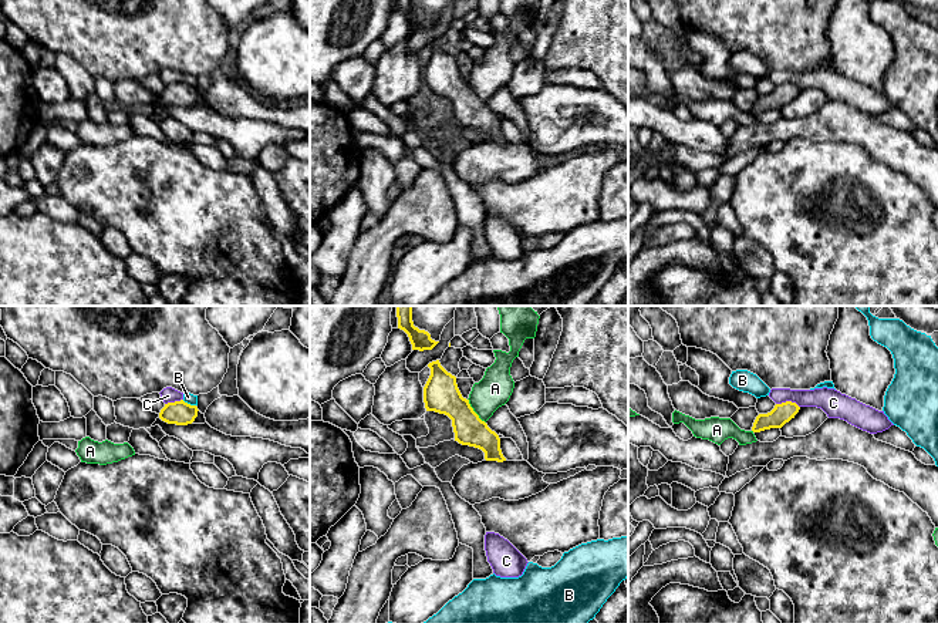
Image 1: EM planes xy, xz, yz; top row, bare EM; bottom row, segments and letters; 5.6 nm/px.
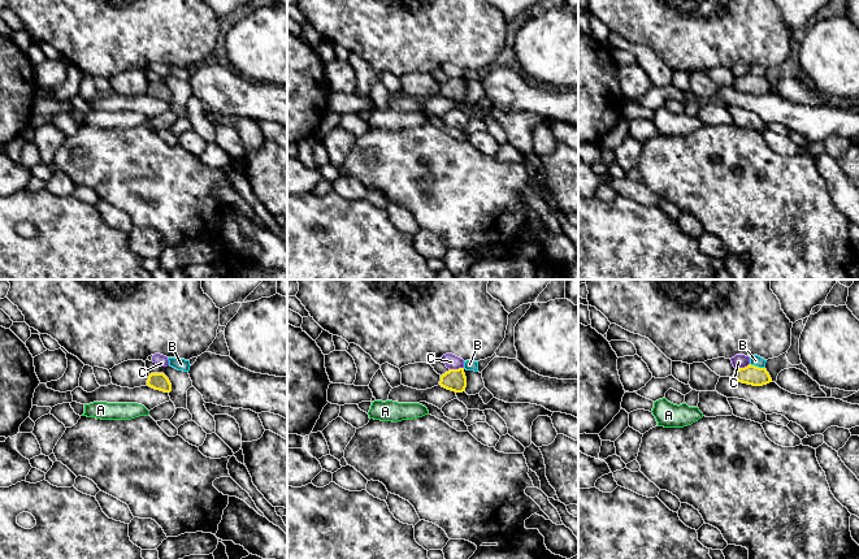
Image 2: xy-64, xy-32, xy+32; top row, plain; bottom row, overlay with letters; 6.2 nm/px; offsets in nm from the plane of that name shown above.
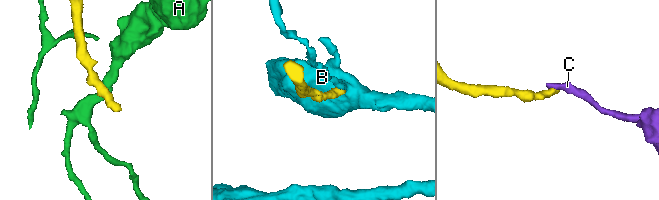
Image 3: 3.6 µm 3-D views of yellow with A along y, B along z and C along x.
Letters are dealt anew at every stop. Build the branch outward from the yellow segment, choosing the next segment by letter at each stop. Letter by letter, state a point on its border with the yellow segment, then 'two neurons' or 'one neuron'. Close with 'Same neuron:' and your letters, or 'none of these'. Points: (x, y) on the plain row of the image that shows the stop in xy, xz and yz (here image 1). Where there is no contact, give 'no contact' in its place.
A: contact xz (473, 93); two neurons
B: contact xy (189, 86); two neurons
C: contact yz (788, 83); two neurons
Same neuron: none of these

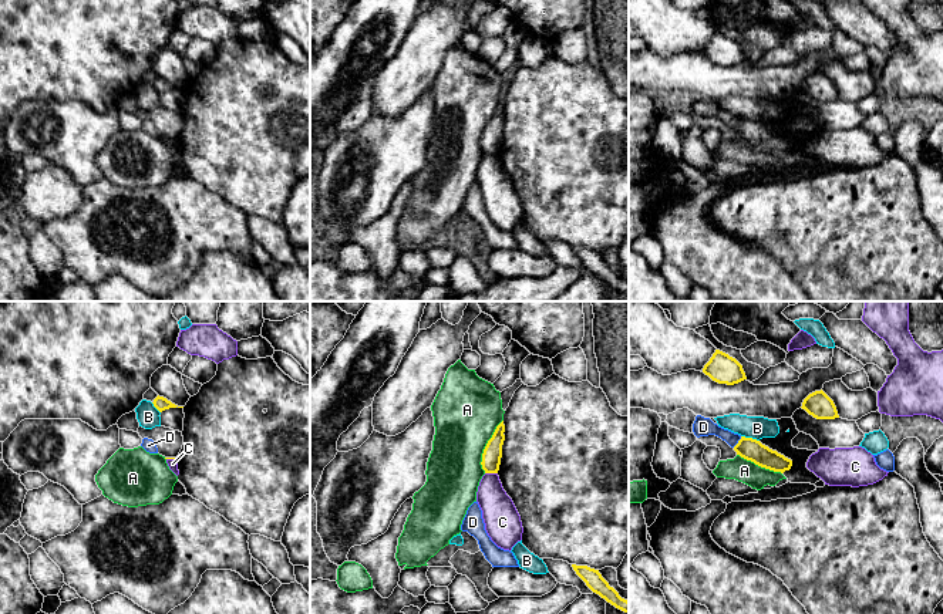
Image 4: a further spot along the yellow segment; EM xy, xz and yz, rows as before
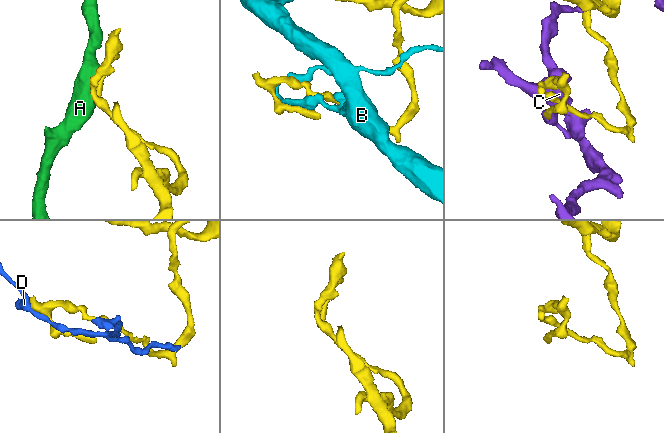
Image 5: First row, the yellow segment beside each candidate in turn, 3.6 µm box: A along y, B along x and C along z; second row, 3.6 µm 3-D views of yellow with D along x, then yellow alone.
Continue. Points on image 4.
A: contact xz (485, 128); two neurons
B: contact yz (750, 120); two neurons
C: contact xz (491, 154); two neurons
D: contact yz (738, 124); two neurons
Same neuron: none of these

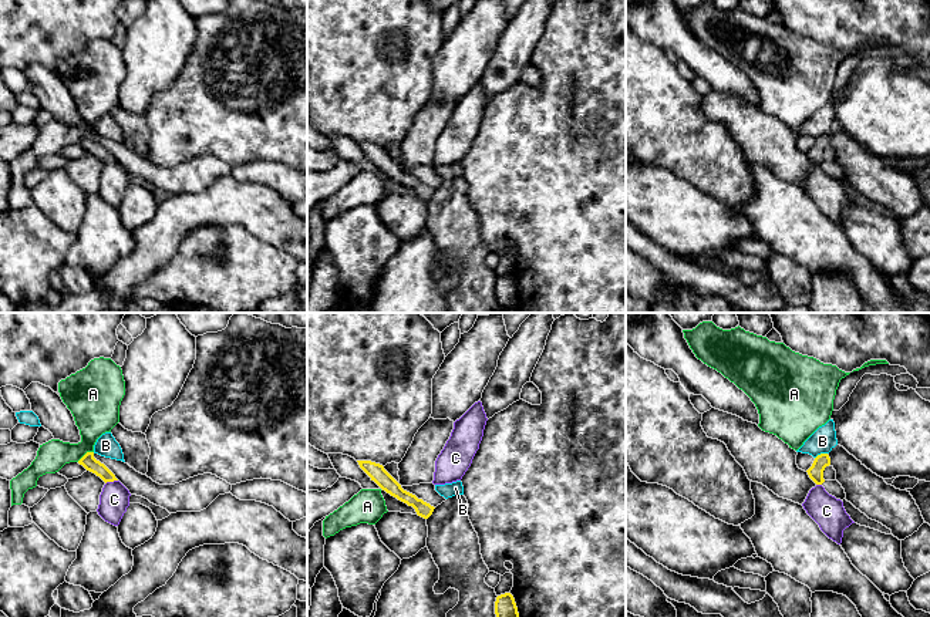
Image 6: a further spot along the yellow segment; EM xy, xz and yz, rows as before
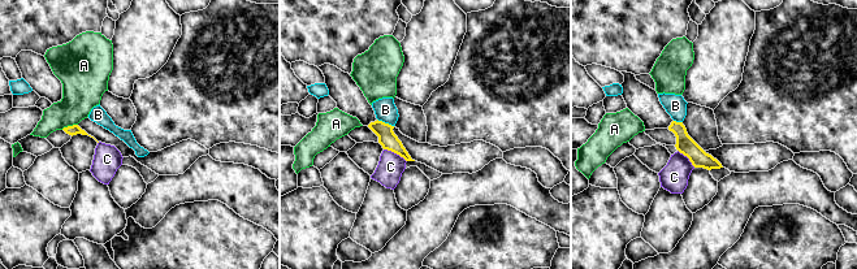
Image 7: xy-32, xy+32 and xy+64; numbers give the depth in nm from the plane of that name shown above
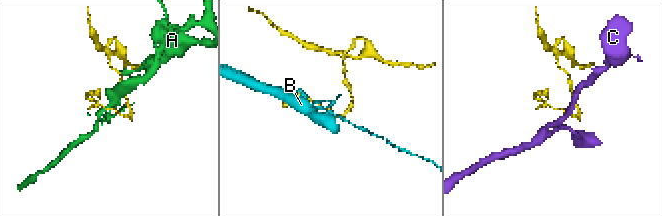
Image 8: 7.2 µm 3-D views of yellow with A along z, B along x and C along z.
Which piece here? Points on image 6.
A: contact xy (84, 137); two neurons
B: contact yz (821, 135); two neurons
C: contact xy (111, 162); two neurons
Same neuron: none of these

